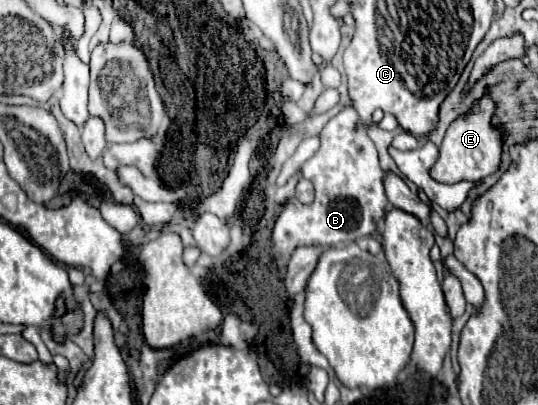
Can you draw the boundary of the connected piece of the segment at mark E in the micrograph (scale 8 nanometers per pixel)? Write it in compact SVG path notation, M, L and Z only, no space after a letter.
M484 95L470 113L456 119L440 145L440 157L430 169L430 177L438 183L460 183L460 181L478 181L494 173L500 165L500 131L492 127L494 105L488 95Z

